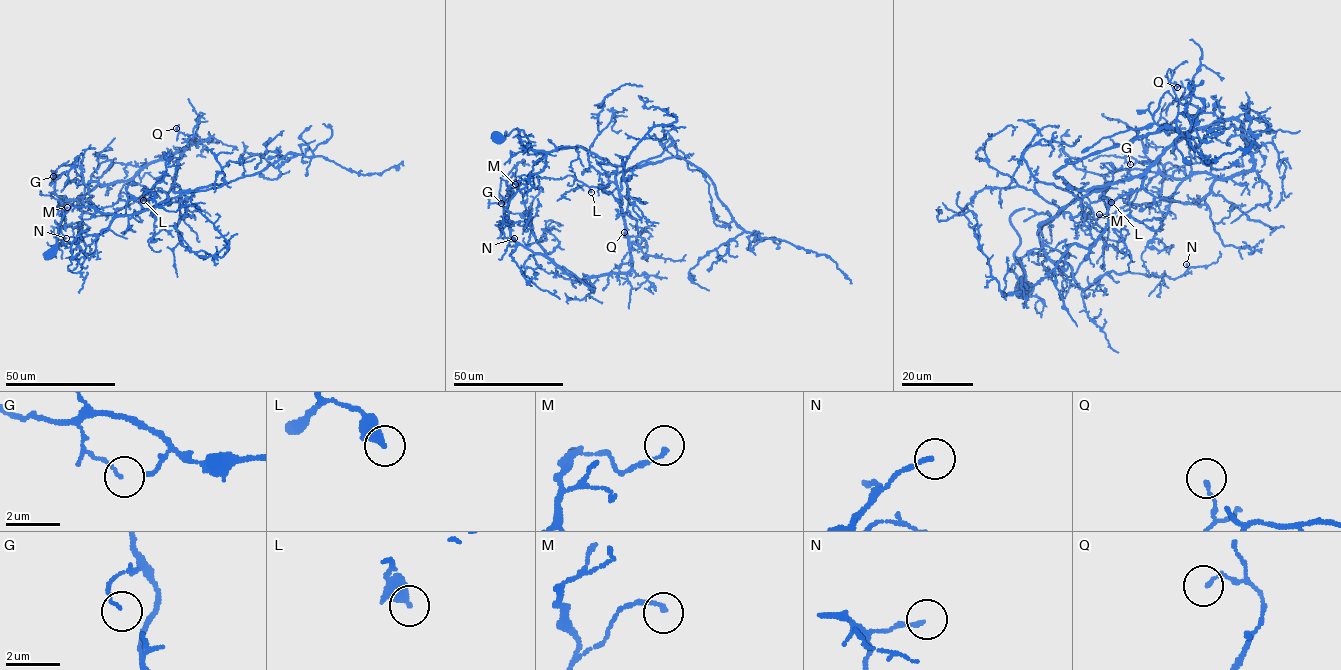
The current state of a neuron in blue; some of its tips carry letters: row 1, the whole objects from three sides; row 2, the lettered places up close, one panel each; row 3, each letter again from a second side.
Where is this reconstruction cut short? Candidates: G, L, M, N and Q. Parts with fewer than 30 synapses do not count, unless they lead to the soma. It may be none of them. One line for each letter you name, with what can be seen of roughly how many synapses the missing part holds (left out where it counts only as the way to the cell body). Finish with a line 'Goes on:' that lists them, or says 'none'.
Goes on: none

